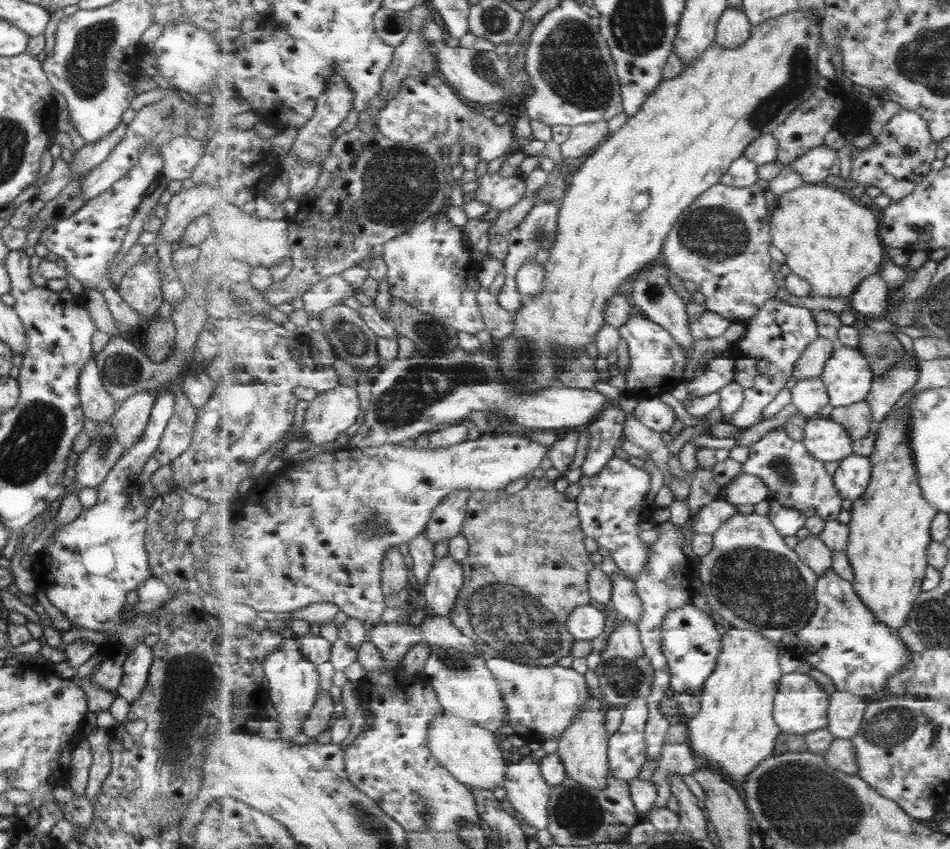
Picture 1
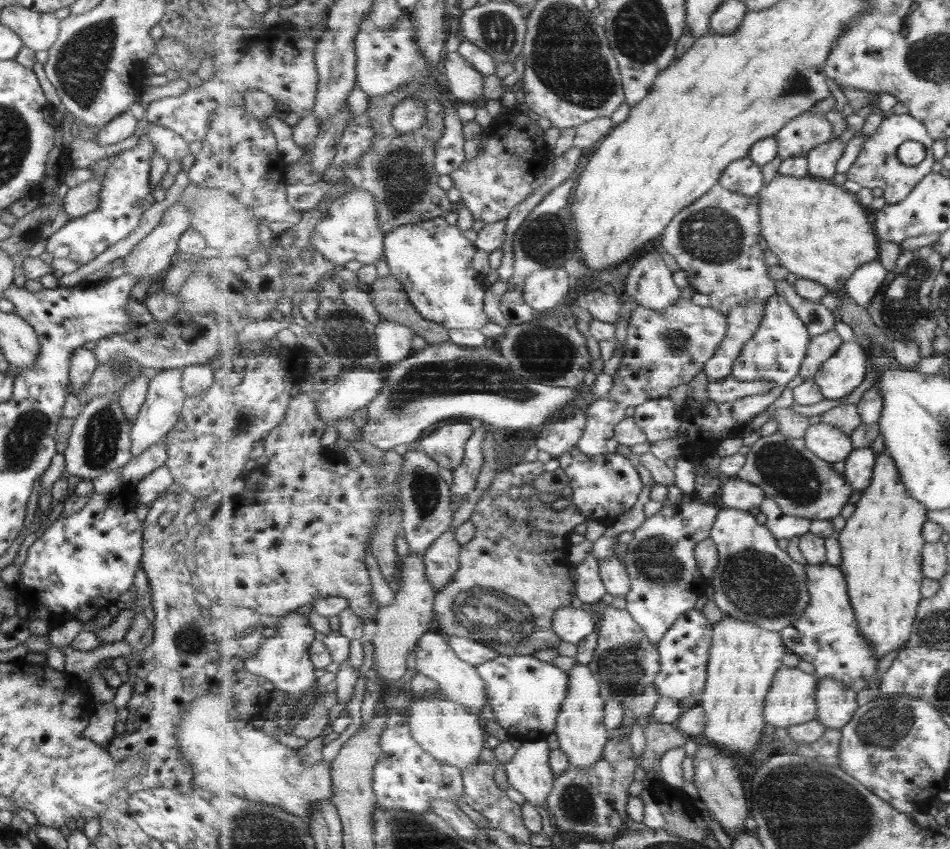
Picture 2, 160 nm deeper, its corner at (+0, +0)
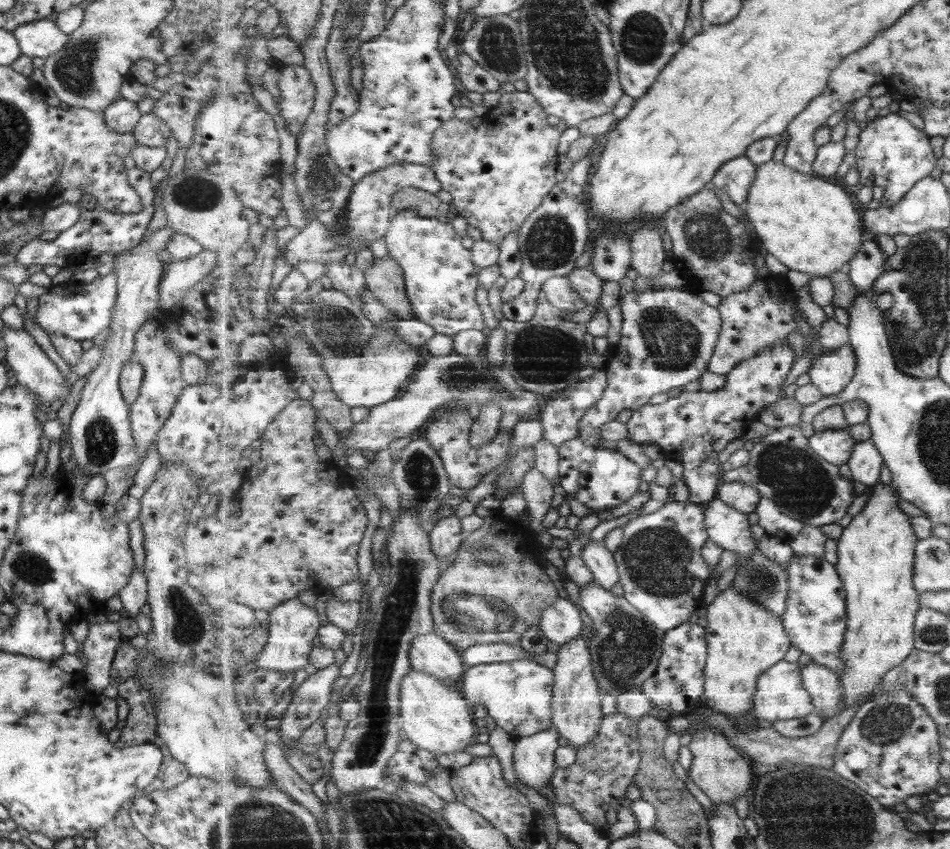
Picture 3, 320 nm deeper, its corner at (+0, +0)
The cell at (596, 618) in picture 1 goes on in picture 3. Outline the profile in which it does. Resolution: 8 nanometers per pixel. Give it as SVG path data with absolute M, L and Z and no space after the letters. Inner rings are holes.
M563 595L543 611L539 627L547 641L562 645L577 638L581 630L587 630L588 622L583 610Z

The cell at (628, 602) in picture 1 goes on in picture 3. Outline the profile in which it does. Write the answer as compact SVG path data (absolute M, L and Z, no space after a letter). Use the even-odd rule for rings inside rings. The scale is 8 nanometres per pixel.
M583 539L580 557L594 574L594 580L603 588L610 590L620 582L618 564L614 552L607 550L603 542L593 542Z

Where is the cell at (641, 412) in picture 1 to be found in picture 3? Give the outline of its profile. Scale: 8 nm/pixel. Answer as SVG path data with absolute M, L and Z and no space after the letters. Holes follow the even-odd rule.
M786 340L778 342L776 346L768 346L762 350L762 354L755 358L748 358L740 362L727 377L727 384L721 390L707 392L703 390L687 392L682 391L676 397L668 398L660 404L644 404L641 408L632 411L628 424L629 436L636 443L651 443L657 445L663 452L663 456L682 462L684 467L683 481L689 487L691 496L690 502L706 505L718 497L720 485L723 482L724 471L719 462L719 452L725 450L725 446L739 438L743 430L753 421L758 420L762 408L777 402L781 397L781 386L785 384L791 368L795 364L795 352Z

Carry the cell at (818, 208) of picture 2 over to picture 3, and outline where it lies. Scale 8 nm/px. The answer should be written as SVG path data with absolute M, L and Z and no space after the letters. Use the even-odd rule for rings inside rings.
M771 160L757 167L757 176L750 188L745 204L746 214L755 228L757 239L764 248L791 270L806 272L815 277L827 277L841 270L861 252L865 242L864 219L861 220L851 196L837 184L826 182L822 177L799 172L784 161Z

